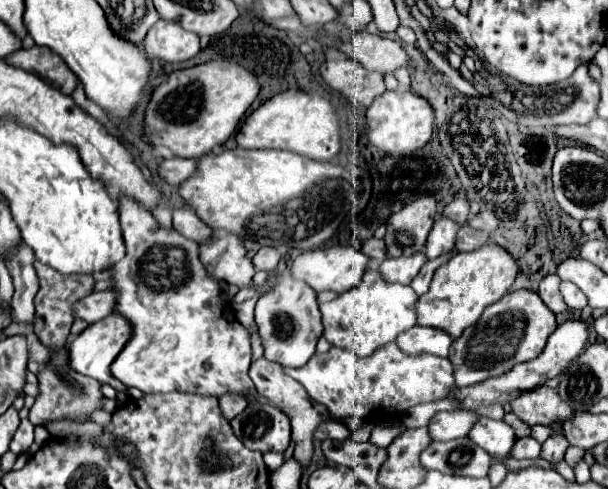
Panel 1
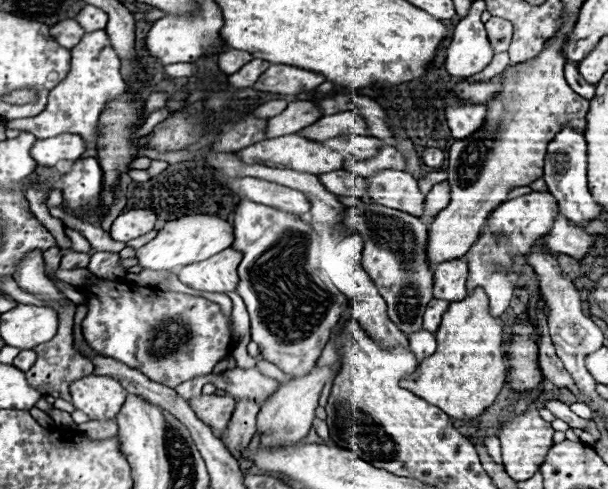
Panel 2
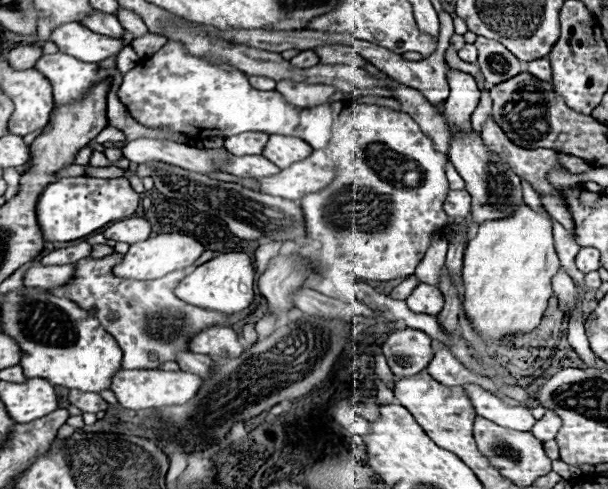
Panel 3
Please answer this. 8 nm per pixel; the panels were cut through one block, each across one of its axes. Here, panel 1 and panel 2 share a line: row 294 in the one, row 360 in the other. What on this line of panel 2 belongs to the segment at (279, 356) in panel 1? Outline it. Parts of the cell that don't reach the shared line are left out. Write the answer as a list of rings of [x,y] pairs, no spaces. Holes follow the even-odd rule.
[[[240,200],[238,206],[234,208],[234,236],[236,238],[232,248],[244,254],[238,266],[240,282],[236,292],[242,296],[242,300],[248,306],[252,340],[258,344],[262,360],[276,364],[286,376],[292,376],[292,378],[306,376],[314,368],[326,342],[330,340],[330,330],[338,324],[342,314],[350,308],[346,294],[342,294],[330,281],[326,286],[312,272],[310,266],[306,268],[310,242],[312,238],[316,238],[316,232],[312,230],[308,222],[300,220],[296,214],[288,214],[272,206],[260,206],[248,200]]]

